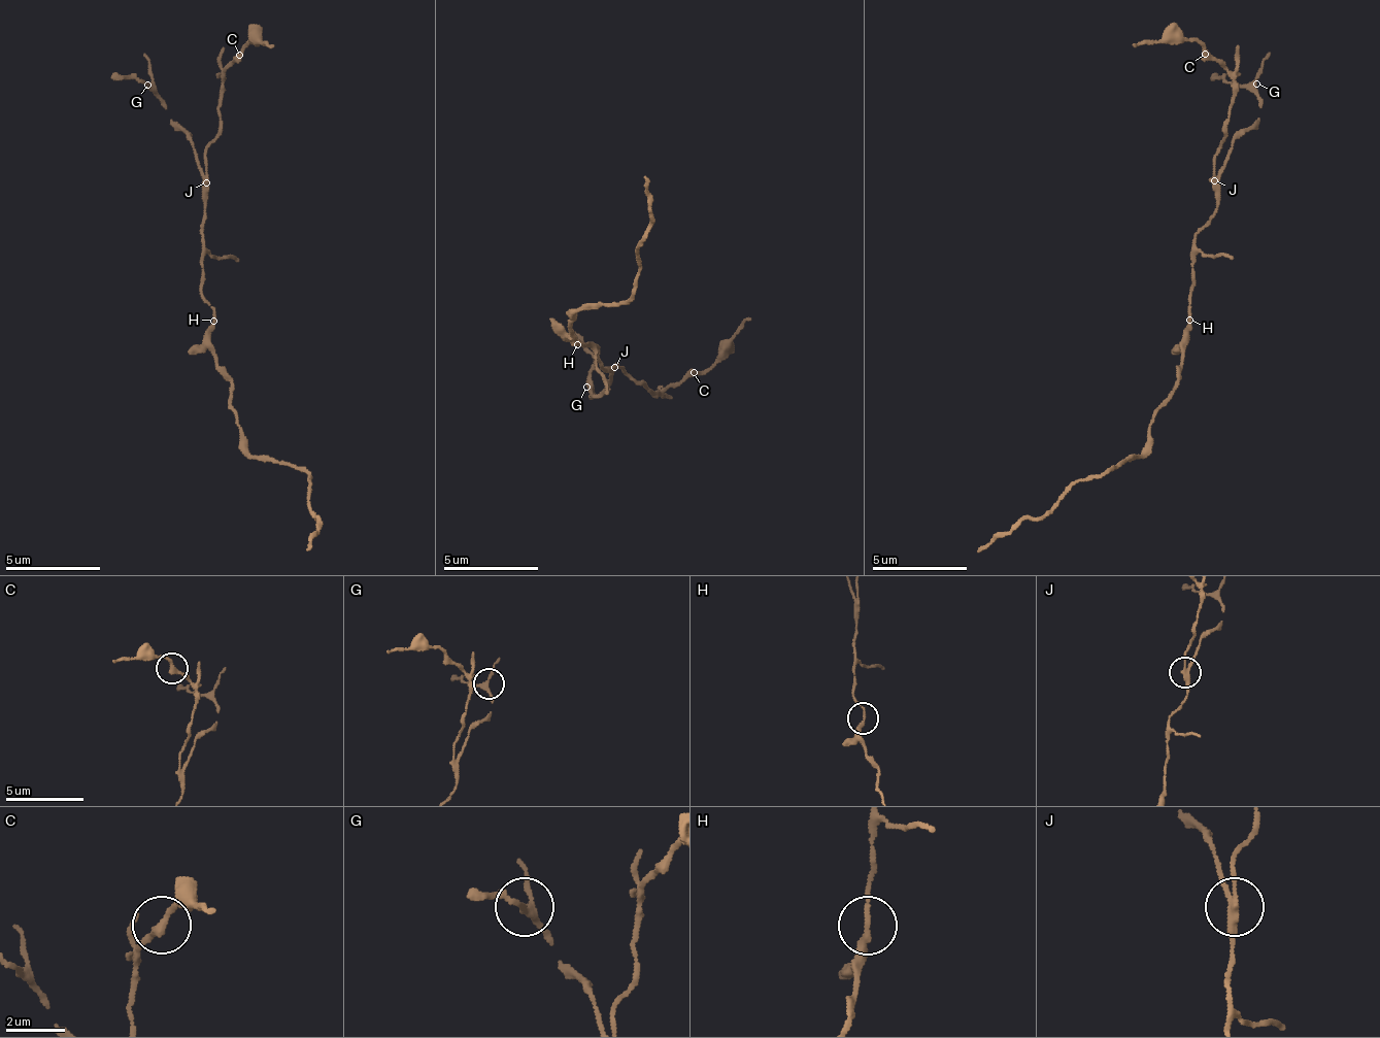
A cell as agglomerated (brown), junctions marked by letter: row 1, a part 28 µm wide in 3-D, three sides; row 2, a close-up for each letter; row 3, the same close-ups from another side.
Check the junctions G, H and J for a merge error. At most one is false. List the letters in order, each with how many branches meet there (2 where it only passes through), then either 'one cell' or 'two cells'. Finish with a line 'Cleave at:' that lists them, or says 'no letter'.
G: 3 branches meet; one cell
H: 2 branches meet; one cell
J: 3 branches meet; two cells
Cleave at: J

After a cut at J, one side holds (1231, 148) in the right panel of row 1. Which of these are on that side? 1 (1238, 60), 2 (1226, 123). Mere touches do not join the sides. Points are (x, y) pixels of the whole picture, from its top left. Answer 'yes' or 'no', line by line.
1: no
2: no

